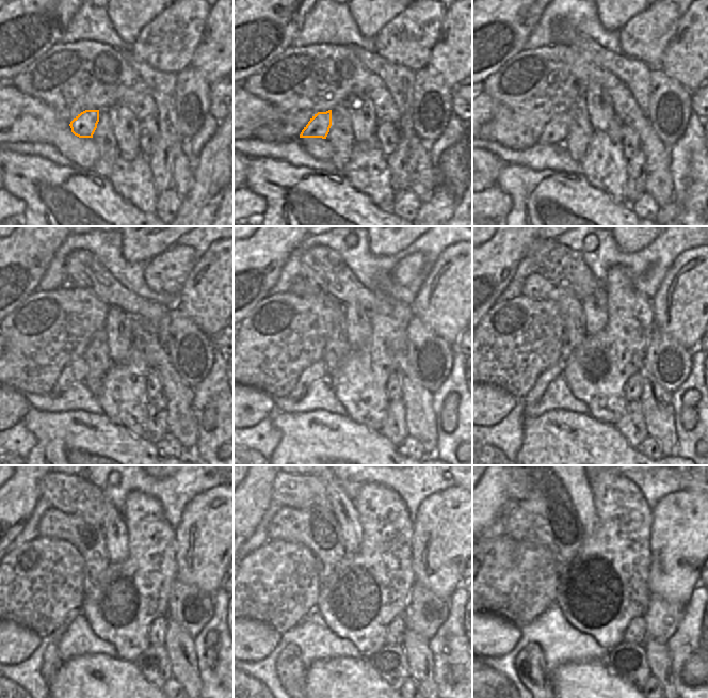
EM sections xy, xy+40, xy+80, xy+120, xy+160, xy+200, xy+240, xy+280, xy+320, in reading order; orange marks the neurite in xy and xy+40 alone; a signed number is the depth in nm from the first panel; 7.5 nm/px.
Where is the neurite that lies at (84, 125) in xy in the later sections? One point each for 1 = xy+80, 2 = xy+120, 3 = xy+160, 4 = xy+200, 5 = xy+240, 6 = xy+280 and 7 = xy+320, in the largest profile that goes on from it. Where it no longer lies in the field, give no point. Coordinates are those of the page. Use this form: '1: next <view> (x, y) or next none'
1: next xy+80 (554, 132)
2: next xy+120 (75, 371)
3: next xy+160 (317, 370)
4: next xy+200 (546, 377)
5: next xy+240 (51, 662)
6: next xy+280 (291, 670)
7: next xy+320 (530, 665)

